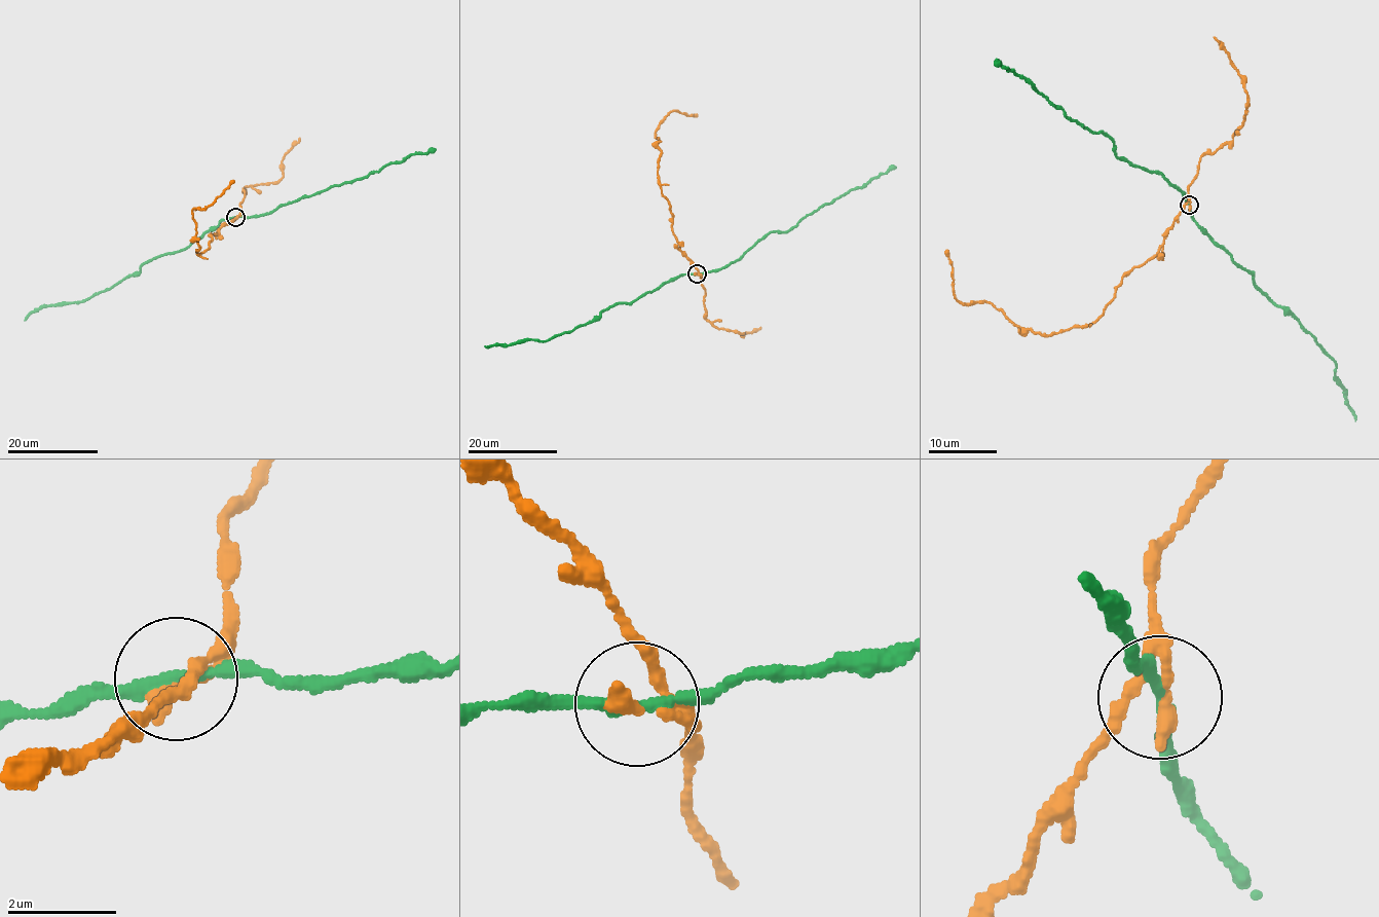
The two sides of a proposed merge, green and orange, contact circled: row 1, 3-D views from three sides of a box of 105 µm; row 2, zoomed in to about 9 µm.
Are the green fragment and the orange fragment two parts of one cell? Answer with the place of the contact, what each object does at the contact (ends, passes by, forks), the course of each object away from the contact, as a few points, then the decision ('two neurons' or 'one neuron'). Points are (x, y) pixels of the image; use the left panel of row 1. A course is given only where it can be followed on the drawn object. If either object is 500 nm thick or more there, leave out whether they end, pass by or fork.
place (235, 217); green passes by; orange ends; course green (236, 217), (221, 219), (187, 248), (151, 259), (110, 289), (85, 301), (41, 305), (24, 320); course orange (236, 217), (211, 233), (209, 248), (199, 255), (192, 209), (208, 207), (233, 180); two neurons

